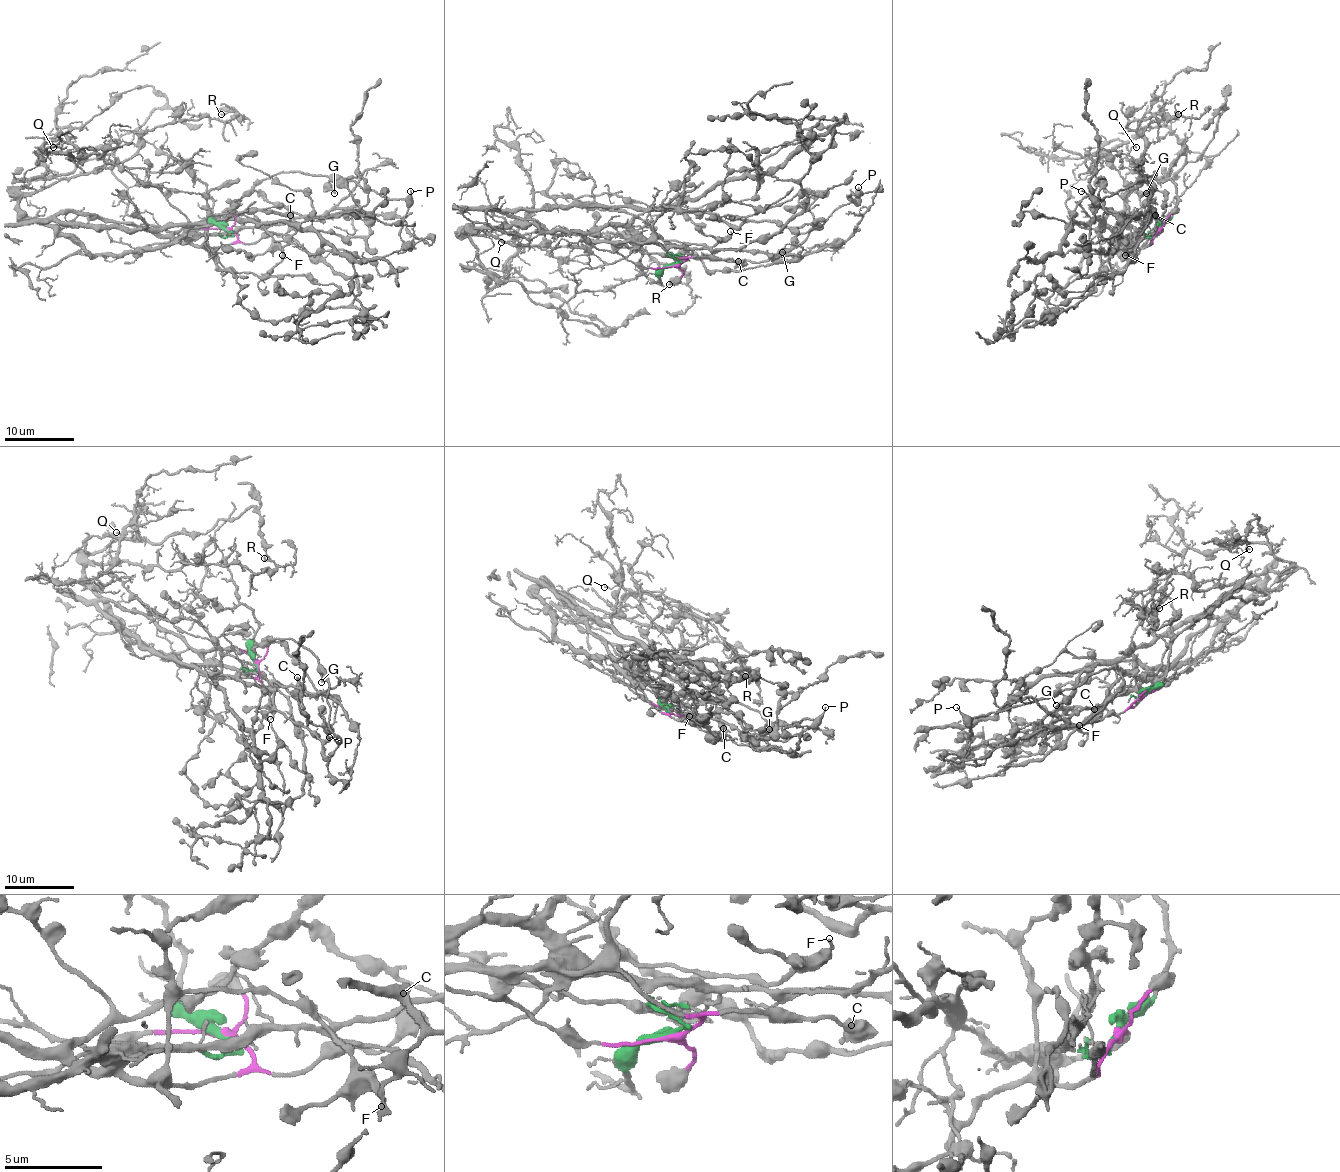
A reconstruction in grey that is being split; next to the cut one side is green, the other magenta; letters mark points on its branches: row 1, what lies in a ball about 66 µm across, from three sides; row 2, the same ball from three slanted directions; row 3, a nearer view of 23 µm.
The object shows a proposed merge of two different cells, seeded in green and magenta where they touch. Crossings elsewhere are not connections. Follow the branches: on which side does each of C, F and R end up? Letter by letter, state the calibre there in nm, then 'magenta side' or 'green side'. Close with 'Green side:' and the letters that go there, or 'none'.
C: 140 nm thick; magenta side
F: 140 nm thick; magenta side
R: 150 nm thick; green side
Green side: R

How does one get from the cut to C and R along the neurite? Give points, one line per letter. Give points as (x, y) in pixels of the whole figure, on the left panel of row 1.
C: (226, 230), (241, 242), (255, 244), (274, 233), (283, 235), (288, 230), (290, 214)
R: (226, 230), (91, 254), (20, 207), (61, 180), (120, 164), (155, 126), (238, 116), (220, 114)

